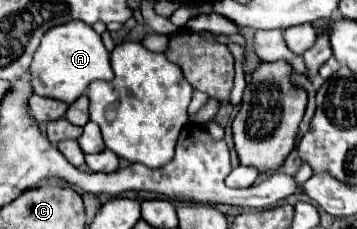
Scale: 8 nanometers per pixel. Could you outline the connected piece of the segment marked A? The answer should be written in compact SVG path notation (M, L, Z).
M69 21L65 25L49 29L43 35L41 45L37 47L33 63L29 67L29 83L35 95L51 97L71 105L77 97L81 97L87 91L89 83L95 79L111 81L113 69L109 63L109 51L105 49L101 35L97 35L87 23Z

